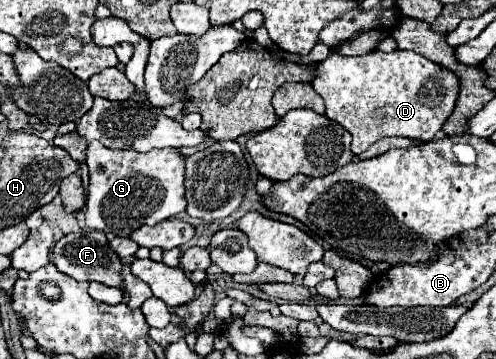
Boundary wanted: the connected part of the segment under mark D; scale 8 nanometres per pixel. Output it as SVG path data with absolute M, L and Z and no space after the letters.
M376 49L360 57L342 57L332 51L322 63L318 63L318 77L312 81L312 87L322 95L326 103L326 117L338 121L344 129L352 133L352 151L354 155L360 155L382 137L432 141L452 113L460 85L458 77L452 71L420 57L414 51L396 49L392 53L384 53Z

